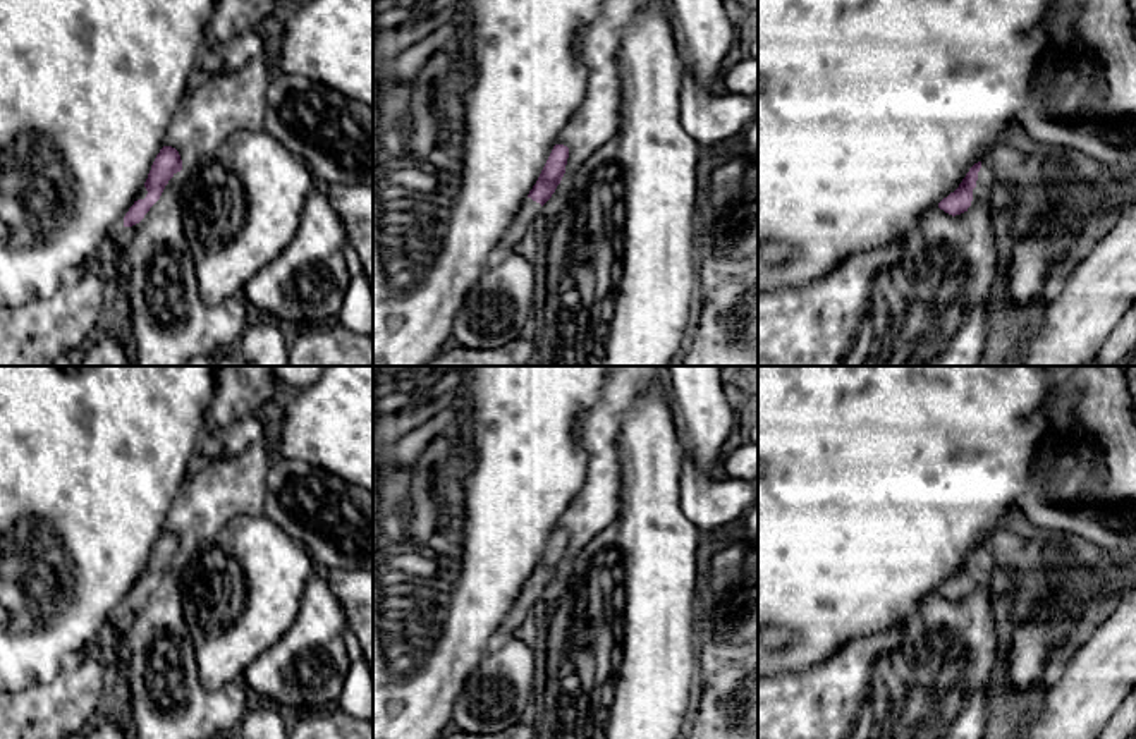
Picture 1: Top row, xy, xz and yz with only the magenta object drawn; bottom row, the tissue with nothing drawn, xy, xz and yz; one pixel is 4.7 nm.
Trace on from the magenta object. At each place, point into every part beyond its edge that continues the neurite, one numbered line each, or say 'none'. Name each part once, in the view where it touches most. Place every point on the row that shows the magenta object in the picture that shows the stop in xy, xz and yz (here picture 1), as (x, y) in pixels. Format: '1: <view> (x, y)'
1: yz (990, 174)

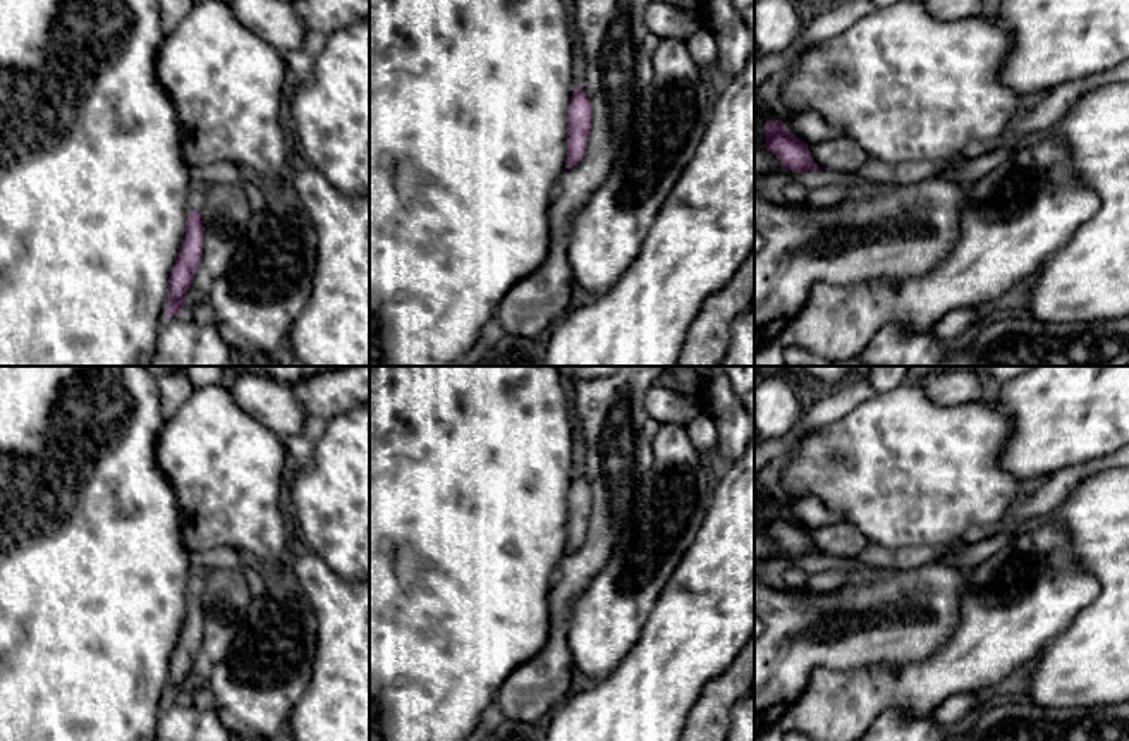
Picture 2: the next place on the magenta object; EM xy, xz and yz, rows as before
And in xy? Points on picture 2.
none

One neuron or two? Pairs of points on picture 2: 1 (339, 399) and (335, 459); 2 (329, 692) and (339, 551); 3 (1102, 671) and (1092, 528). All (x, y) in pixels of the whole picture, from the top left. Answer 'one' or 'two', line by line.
1: two
2: two
3: one

